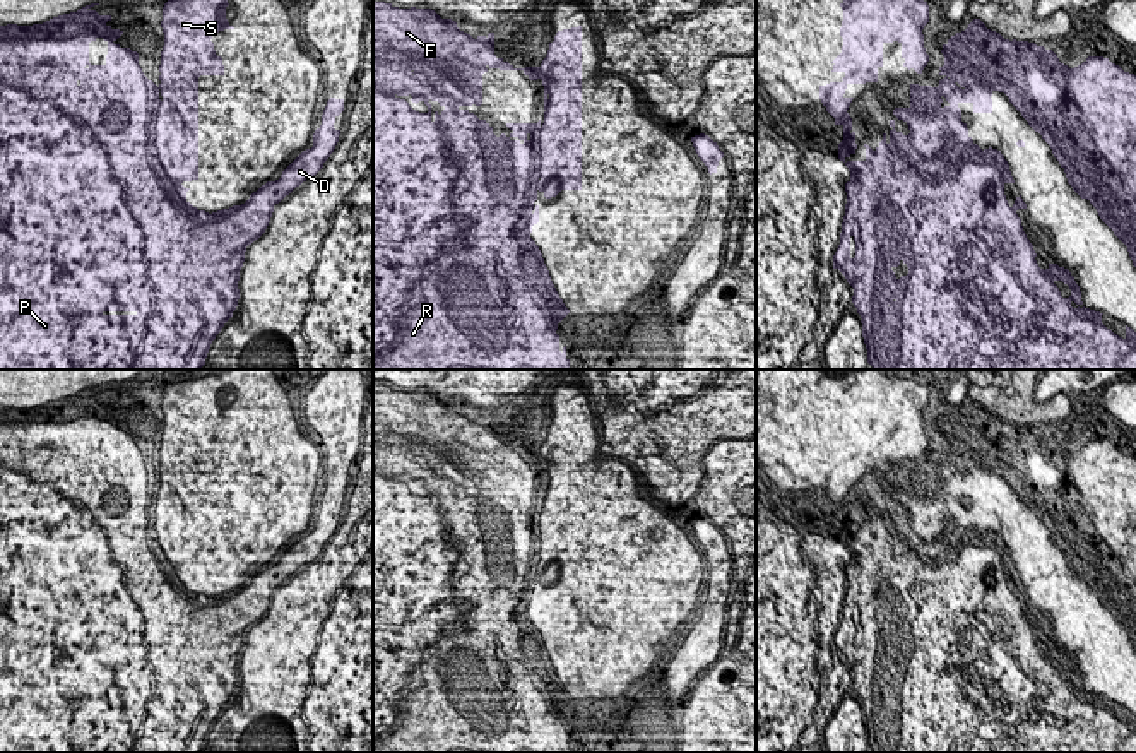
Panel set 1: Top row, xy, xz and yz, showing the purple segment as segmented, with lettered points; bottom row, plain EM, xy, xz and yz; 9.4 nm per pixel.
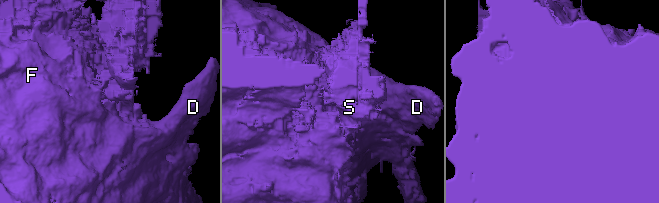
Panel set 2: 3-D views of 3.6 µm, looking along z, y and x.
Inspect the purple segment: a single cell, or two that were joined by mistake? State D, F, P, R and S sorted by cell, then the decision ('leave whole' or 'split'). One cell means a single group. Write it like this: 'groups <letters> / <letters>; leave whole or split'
groups D F P R / S; split

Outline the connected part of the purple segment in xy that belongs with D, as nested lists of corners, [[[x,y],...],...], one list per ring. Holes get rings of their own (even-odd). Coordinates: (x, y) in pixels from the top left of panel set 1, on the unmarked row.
[[[91,387],[77,395],[63,397],[53,400],[43,407],[33,409],[17,409],[7,407],[0,409],[0,753],[200,753],[205,748],[207,736],[210,732],[212,724],[221,715],[224,707],[233,700],[233,695],[238,690],[240,683],[240,654],[245,645],[246,630],[258,623],[272,601],[274,589],[279,587],[286,578],[289,578],[296,570],[303,565],[311,563],[322,551],[323,546],[334,536],[340,513],[334,512],[335,501],[344,495],[344,483],[330,481],[322,498],[322,508],[313,517],[313,531],[303,534],[281,558],[275,565],[267,565],[257,575],[250,578],[250,582],[241,589],[233,589],[229,592],[222,592],[217,596],[205,596],[192,592],[176,575],[169,560],[166,558],[161,544],[157,543],[156,534],[156,507],[157,496],[161,493],[159,471],[149,464],[140,448],[139,436],[130,431],[121,431],[115,424],[123,418],[120,412],[113,412],[106,406],[111,404],[111,399],[99,399],[92,390],[99,387]],[[103,421],[108,426],[108,438],[104,448],[91,448],[89,447],[89,426]]]

